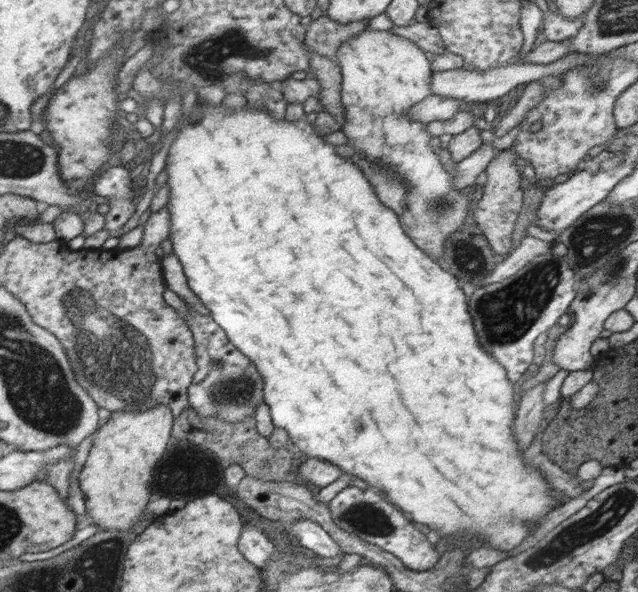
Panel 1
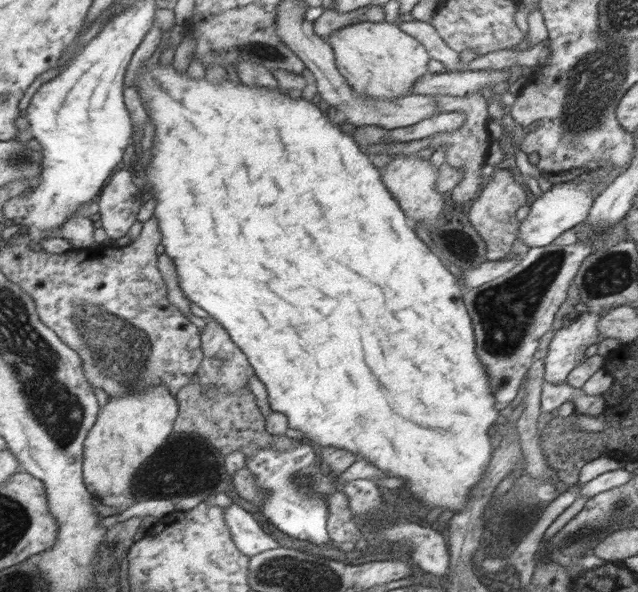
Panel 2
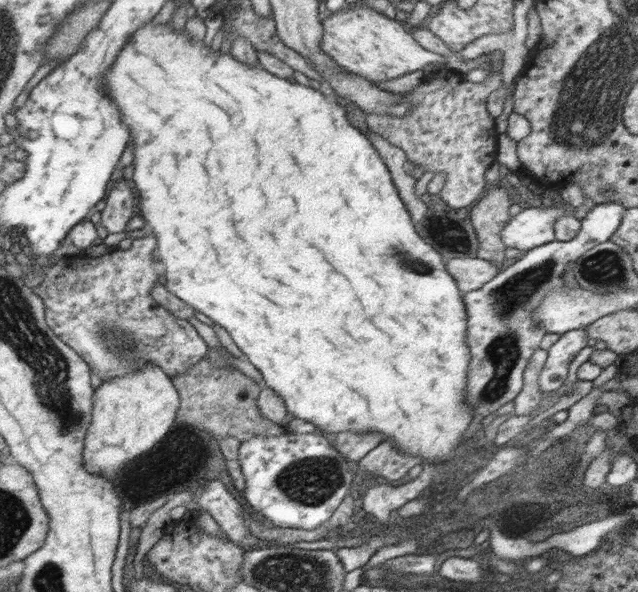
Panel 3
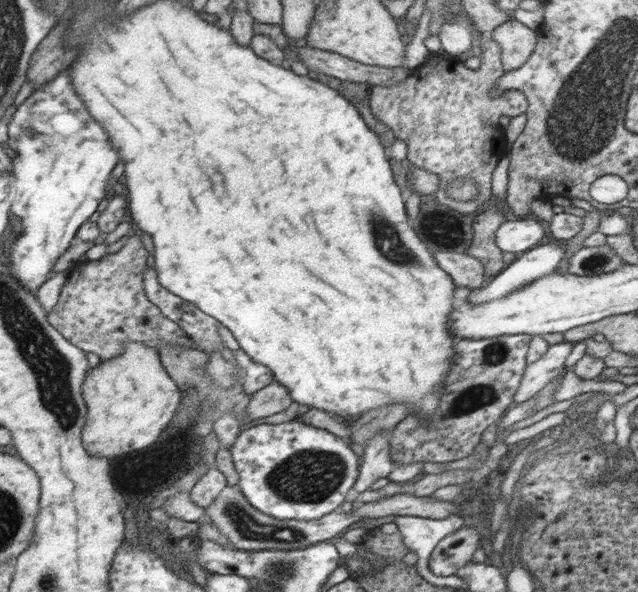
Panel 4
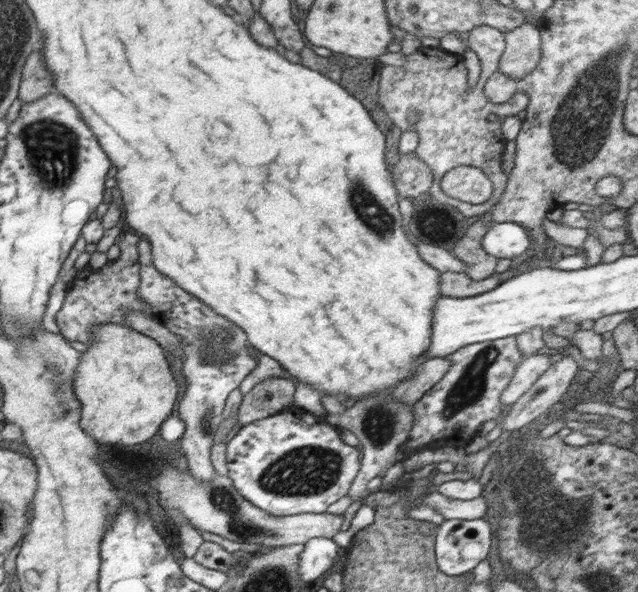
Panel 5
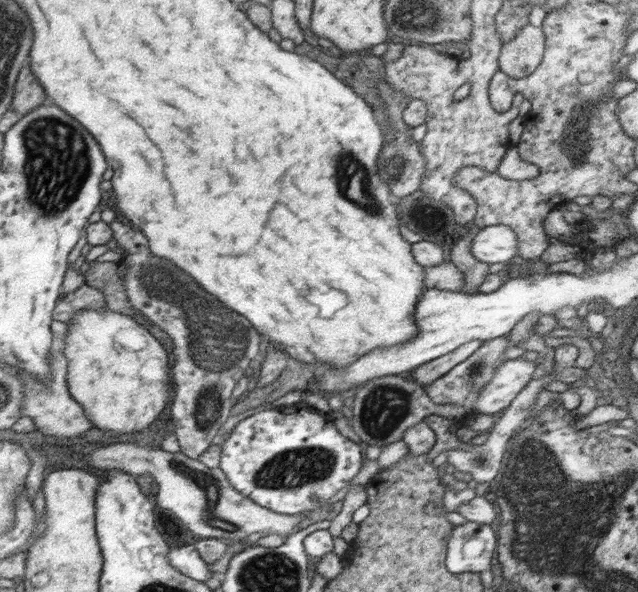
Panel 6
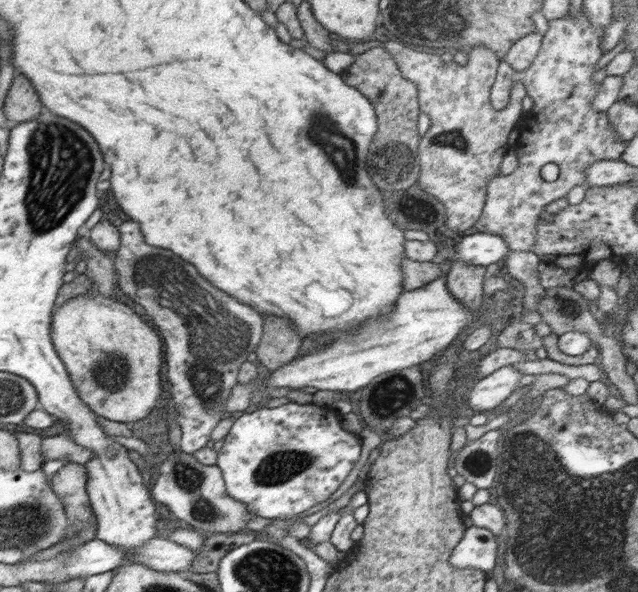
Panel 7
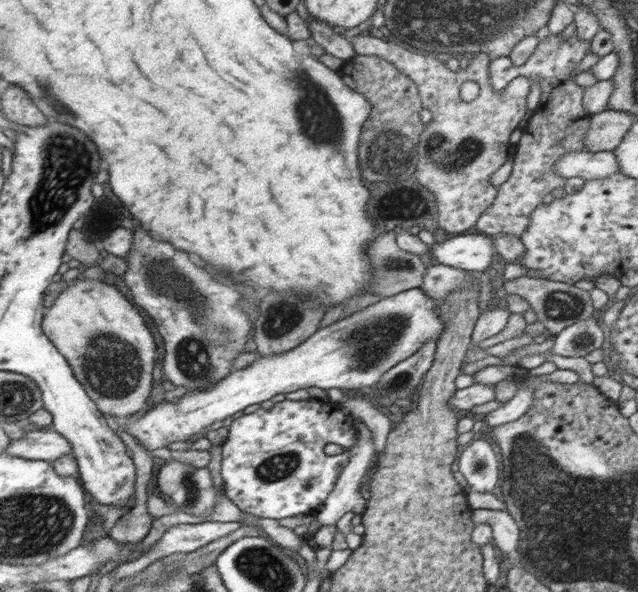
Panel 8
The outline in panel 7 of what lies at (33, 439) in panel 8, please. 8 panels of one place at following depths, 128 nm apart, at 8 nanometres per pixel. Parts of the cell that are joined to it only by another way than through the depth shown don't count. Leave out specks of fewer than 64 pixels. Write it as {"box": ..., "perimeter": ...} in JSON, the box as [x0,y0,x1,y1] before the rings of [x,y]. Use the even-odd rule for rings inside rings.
{"box":[42,435,92,466],"perimeter":[[[53,435],[42,439],[42,456],[44,462],[54,460],[66,460],[86,466],[92,459],[92,452],[88,448],[76,444],[72,438],[64,435]]]}

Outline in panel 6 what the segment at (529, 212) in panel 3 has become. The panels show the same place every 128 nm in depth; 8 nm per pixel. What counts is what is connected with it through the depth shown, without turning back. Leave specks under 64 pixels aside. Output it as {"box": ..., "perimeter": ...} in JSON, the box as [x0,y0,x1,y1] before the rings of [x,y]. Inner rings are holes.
{"box":[470,225,518,265],"perimeter":[[[508,225],[485,226],[472,236],[470,254],[490,265],[512,262],[518,255],[516,231]]]}

